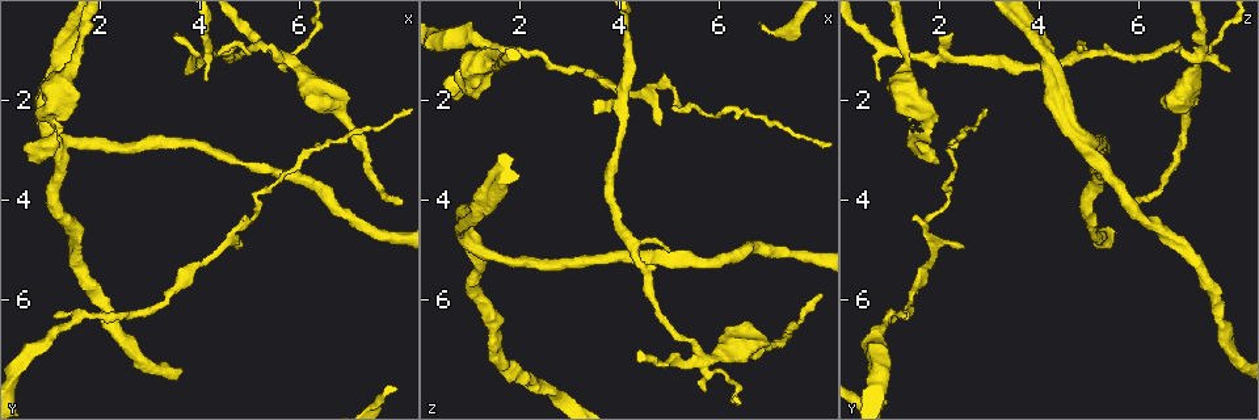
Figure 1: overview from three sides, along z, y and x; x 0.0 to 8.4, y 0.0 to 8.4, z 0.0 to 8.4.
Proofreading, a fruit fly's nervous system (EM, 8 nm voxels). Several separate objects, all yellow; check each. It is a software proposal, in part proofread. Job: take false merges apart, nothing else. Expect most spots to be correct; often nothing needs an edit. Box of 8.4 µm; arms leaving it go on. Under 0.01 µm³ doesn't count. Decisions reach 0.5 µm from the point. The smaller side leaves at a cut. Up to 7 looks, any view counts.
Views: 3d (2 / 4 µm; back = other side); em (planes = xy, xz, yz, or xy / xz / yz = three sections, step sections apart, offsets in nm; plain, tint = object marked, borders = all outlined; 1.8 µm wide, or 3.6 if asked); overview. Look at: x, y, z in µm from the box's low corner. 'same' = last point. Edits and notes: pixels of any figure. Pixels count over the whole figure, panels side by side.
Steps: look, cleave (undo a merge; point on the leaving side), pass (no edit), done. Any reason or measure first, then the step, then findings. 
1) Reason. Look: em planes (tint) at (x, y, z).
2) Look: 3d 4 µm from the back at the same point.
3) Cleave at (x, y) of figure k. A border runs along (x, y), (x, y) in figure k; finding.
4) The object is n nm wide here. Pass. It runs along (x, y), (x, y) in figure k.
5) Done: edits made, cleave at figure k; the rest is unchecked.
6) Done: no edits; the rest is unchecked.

Four or more arms meet. Look: 3d 4 µm from the back at (5.60, 1.10, 7.25).

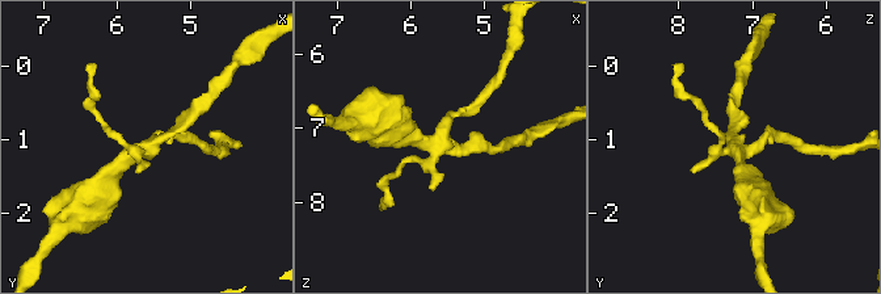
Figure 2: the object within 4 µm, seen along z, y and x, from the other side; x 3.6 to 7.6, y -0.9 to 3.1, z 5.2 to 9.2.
Need the tissue. Look: em planes (tint) at (5.60, 1.10, 7.20).

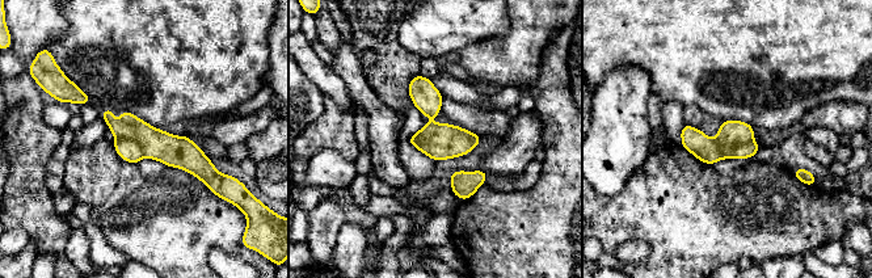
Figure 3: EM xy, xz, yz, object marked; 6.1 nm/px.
The object is 220 nm wide here. Cleave at (694, 140) of figure 3. A border runs along (753, 139), (727, 152), (713, 140) in figure 3; two neurons meet here.

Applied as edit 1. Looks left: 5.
Redraw. Look: overview.

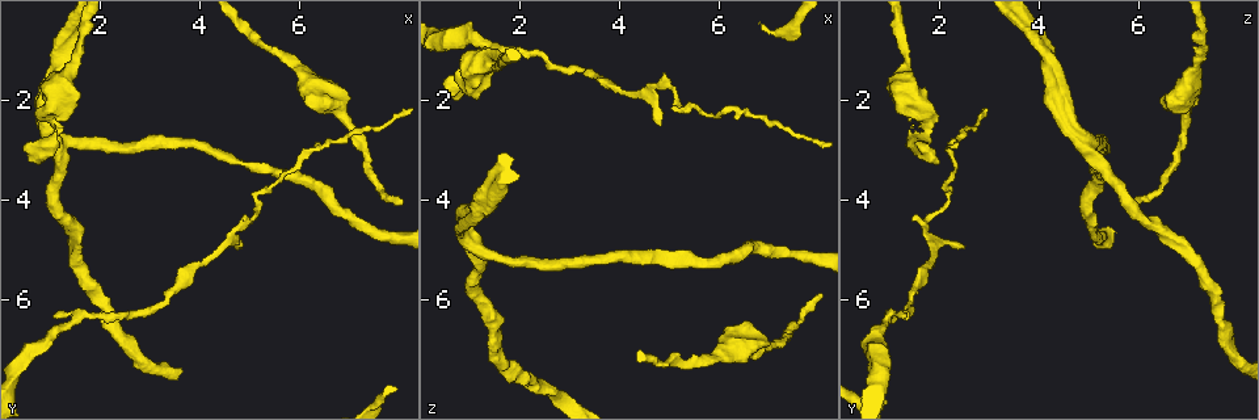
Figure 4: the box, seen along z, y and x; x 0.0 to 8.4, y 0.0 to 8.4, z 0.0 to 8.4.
Calibre changes. Look: 3d 4 µm at (1.10, 2.35, 1.80).

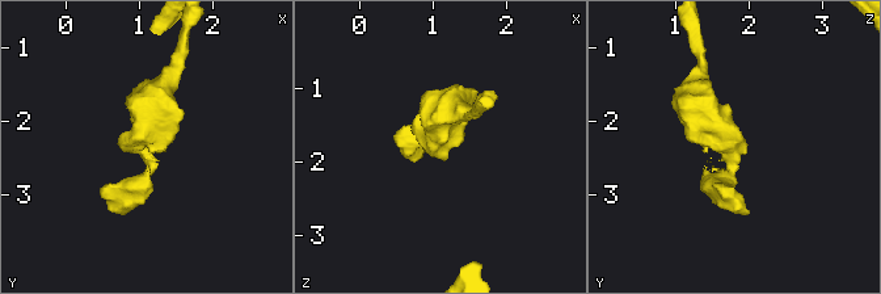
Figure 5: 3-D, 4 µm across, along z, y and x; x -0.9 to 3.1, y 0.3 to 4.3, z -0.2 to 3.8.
The arms are 240, 500 nm wide; shape alone is not enough. Look: em planes (tint) at (1.10, 2.40, 1.75).

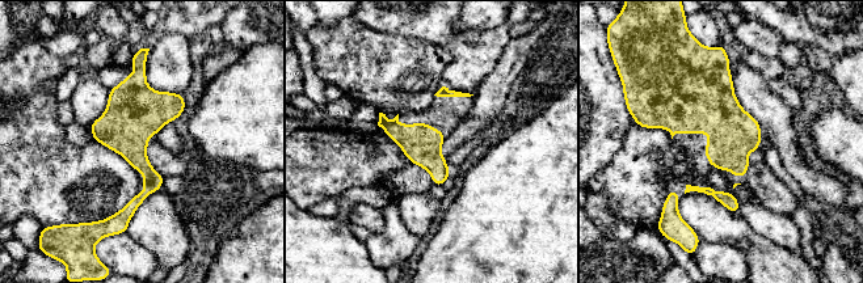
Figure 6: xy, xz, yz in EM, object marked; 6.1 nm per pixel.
Pass. Continuous, no second neuron.

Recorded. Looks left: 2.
Sudden change in width. Look: em yz step 16 (tint) at (1.20, 6.50, 0.80).

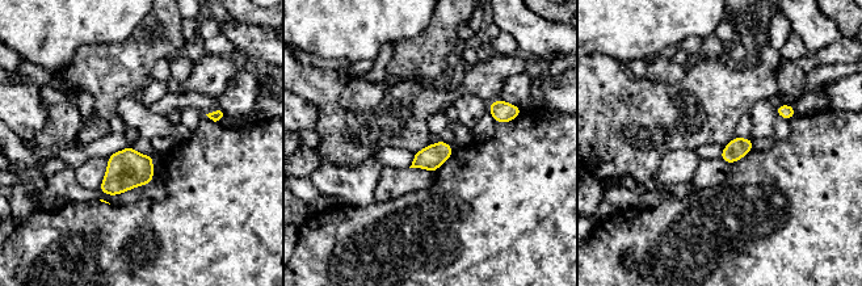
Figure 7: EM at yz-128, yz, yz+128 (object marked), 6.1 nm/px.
Look: em planes (tint) at the same point.

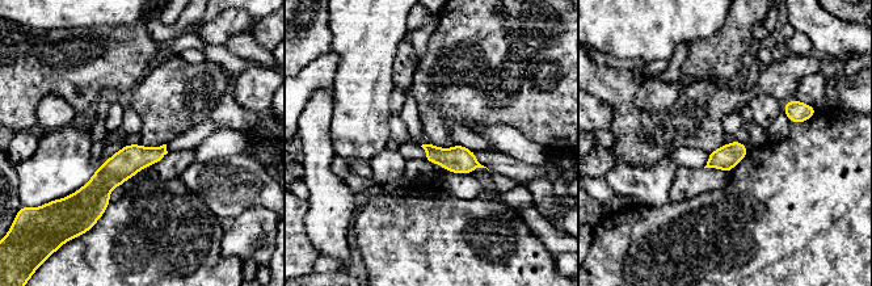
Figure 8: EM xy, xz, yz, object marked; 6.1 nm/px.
Pass. It runs along (163, 148), (130, 159), (97, 192), (97, 211) in figure 8; one neuron here.

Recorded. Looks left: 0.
Done: edits made, cleave at figure 3; the rest is unchecked.

